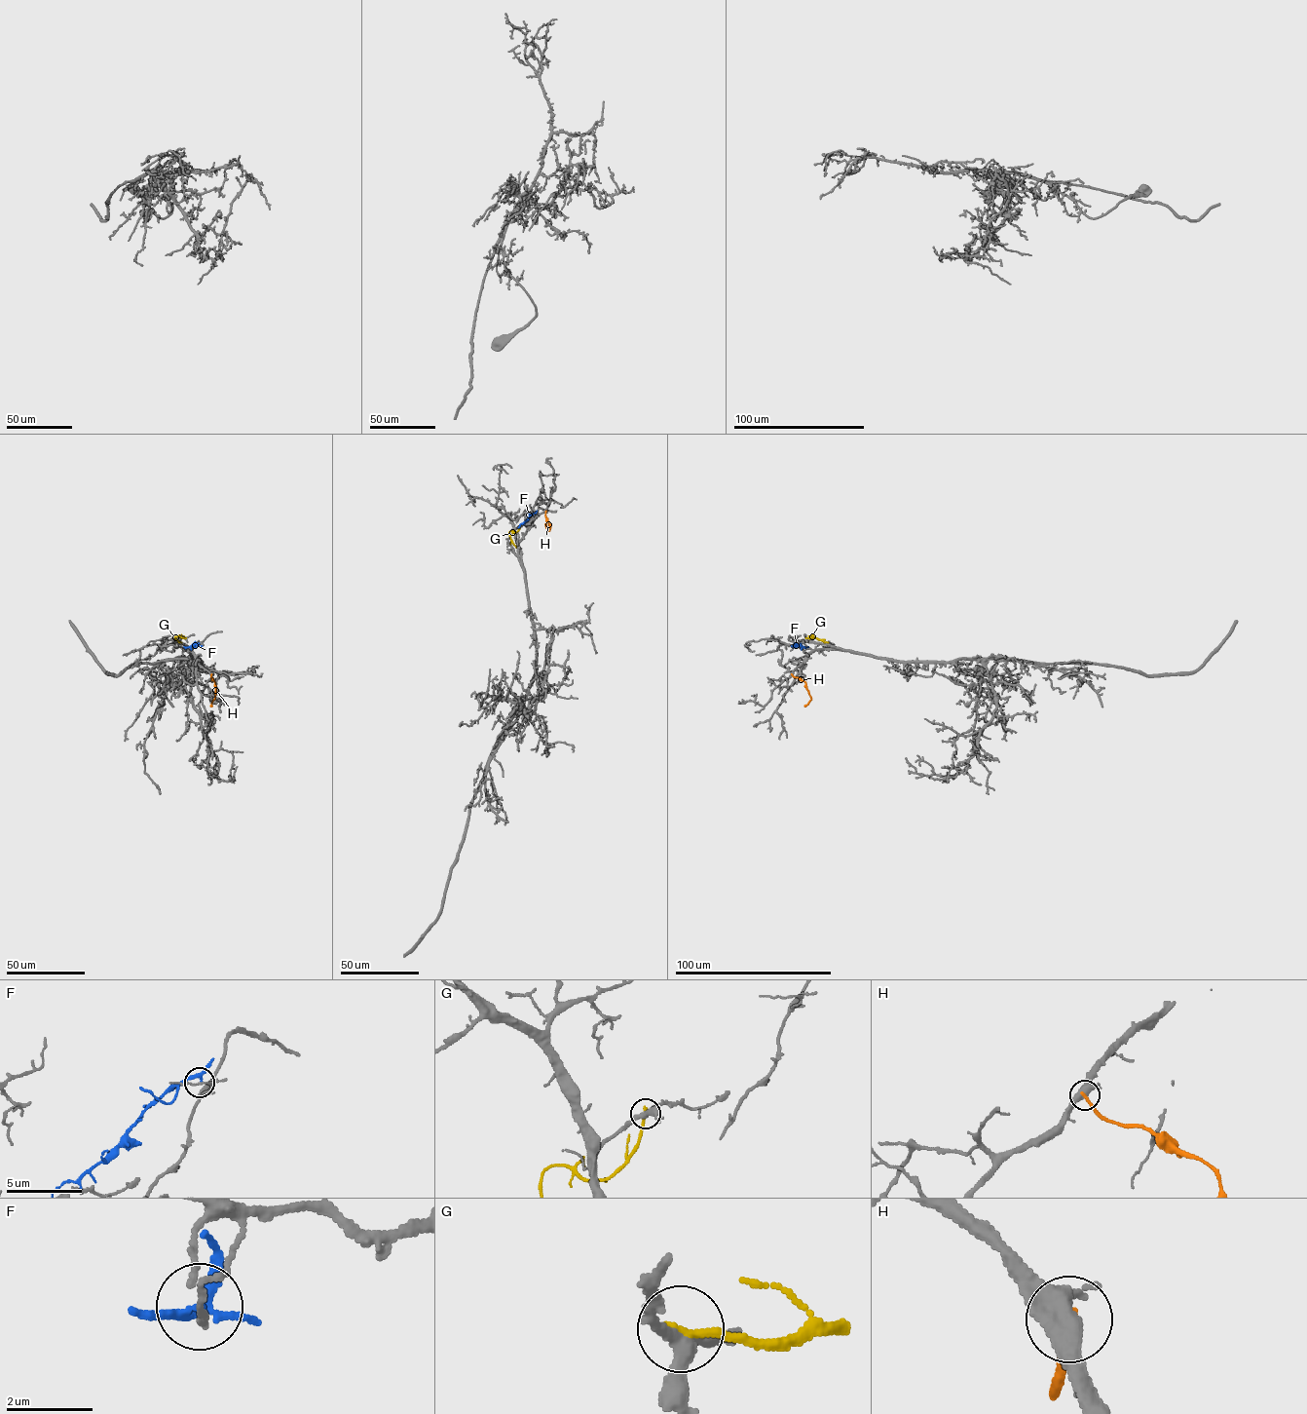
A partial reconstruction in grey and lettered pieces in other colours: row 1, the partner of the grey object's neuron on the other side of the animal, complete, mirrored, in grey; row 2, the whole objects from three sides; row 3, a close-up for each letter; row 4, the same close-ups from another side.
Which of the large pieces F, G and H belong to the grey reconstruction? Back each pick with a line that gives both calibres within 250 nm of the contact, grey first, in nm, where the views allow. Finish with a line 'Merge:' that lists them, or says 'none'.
Merge: none

